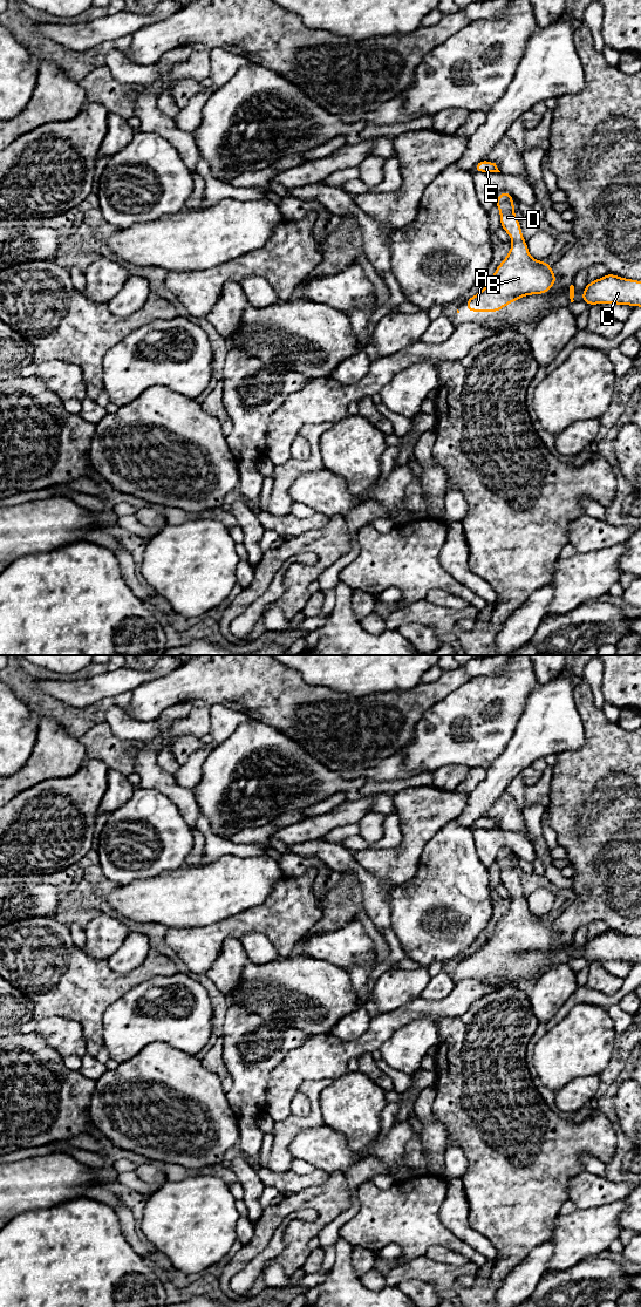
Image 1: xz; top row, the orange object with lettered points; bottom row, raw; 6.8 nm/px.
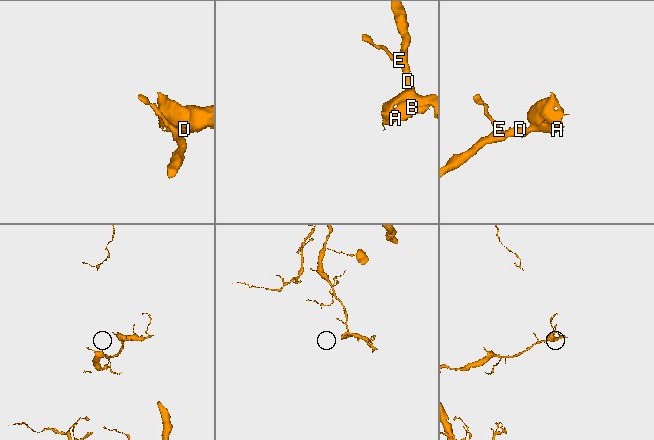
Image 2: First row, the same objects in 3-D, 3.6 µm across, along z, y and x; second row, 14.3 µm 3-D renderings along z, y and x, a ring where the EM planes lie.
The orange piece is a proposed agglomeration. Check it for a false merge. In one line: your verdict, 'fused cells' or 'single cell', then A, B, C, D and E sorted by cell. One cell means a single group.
single cell; A B C D E

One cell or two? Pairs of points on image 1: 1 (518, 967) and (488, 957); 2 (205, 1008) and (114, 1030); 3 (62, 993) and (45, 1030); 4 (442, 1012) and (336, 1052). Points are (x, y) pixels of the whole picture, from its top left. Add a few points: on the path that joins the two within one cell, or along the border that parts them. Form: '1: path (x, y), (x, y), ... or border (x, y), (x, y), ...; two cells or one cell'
1: path (511, 960), (507, 957), (495, 957); one cell
2: path (183, 1029), (136, 1030); one cell
3: border (38, 1019), (63, 1016), (79, 1022); two cells
4: path (416, 1011), (411, 1011), (387, 1023), (362, 1046); one cell

